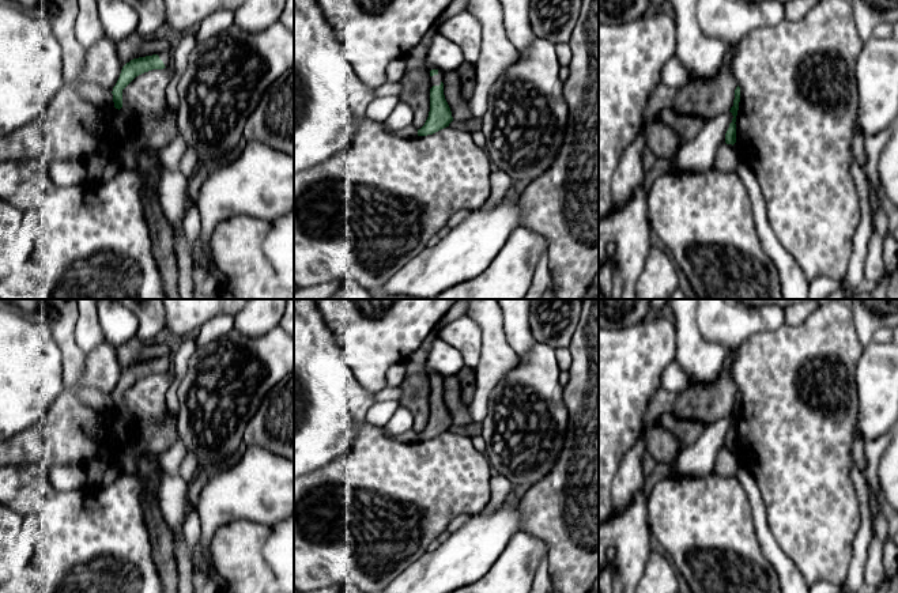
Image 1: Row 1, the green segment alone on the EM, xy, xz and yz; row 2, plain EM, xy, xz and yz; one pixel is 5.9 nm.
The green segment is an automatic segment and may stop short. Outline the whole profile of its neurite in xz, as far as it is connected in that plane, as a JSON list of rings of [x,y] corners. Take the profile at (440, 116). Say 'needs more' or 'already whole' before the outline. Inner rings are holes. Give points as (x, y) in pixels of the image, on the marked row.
needs more; [[[426,64],[430,73],[430,112],[425,125],[418,129],[418,136],[433,135],[453,121],[450,107],[444,95],[444,72]]]

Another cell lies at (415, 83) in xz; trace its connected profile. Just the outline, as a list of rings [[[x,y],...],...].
[[[434,24],[407,54],[407,69],[397,82],[401,86],[399,99],[405,102],[414,112],[412,125],[420,129],[430,112],[430,73],[426,68],[426,54],[431,39],[438,34],[438,26]]]

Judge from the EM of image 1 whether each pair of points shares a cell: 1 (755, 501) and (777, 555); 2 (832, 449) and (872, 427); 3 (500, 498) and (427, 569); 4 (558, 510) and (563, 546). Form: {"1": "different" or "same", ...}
{"1": "same", "2": "different", "3": "different", "4": "same"}

